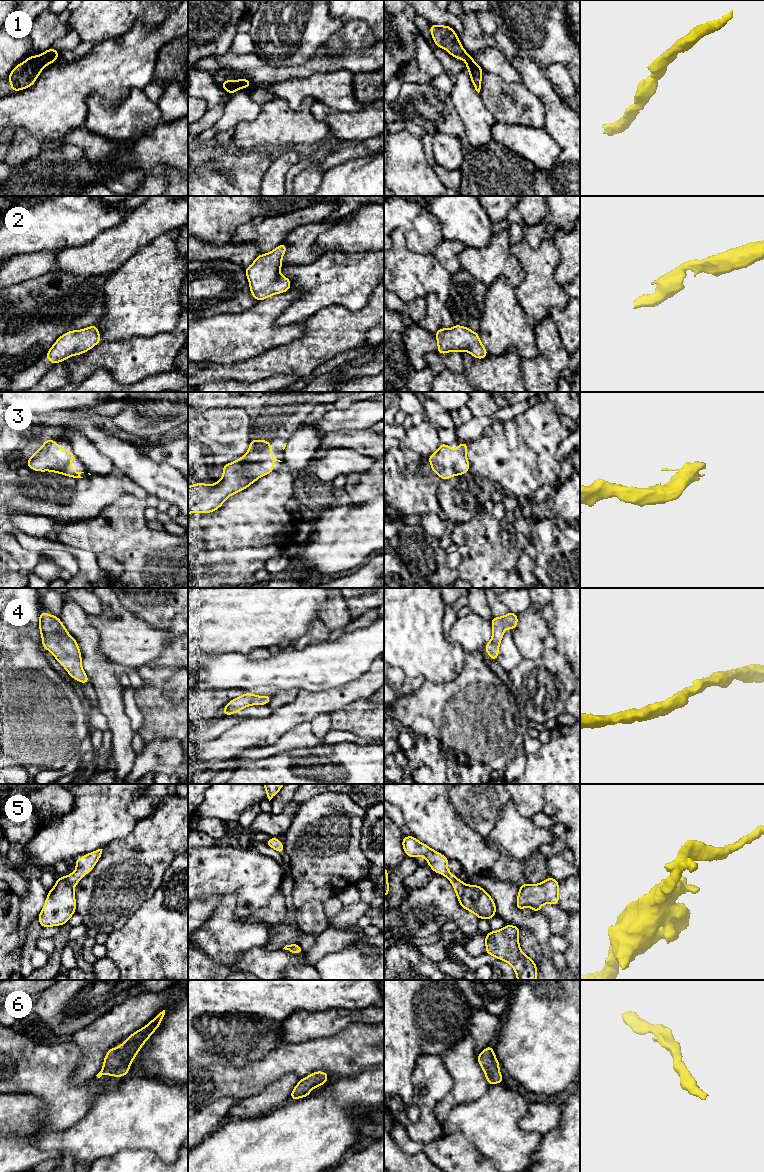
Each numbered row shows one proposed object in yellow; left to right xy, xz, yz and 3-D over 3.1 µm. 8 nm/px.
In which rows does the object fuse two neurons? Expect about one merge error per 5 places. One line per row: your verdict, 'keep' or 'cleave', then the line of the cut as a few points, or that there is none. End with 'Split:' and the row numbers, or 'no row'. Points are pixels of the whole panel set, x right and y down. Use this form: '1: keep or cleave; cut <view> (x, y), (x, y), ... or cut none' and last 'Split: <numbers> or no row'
1: keep; cut none
2: keep; cut none
3: keep; cut none
4: keep; cut none
5: keep; cut none
6: keep; cut none
Split: no row

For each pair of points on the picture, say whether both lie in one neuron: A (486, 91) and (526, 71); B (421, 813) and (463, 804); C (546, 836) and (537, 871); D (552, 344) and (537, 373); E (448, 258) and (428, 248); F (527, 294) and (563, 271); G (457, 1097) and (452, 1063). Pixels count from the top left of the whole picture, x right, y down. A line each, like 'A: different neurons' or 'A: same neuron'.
A: different neurons
B: different neurons
C: different neurons
D: same neuron
E: different neurons
F: different neurons
G: same neuron

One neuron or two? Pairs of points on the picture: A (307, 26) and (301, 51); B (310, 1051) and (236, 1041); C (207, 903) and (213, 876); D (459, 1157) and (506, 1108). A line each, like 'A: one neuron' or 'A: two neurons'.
A: one neuron
B: two neurons
C: two neurons
D: two neurons

